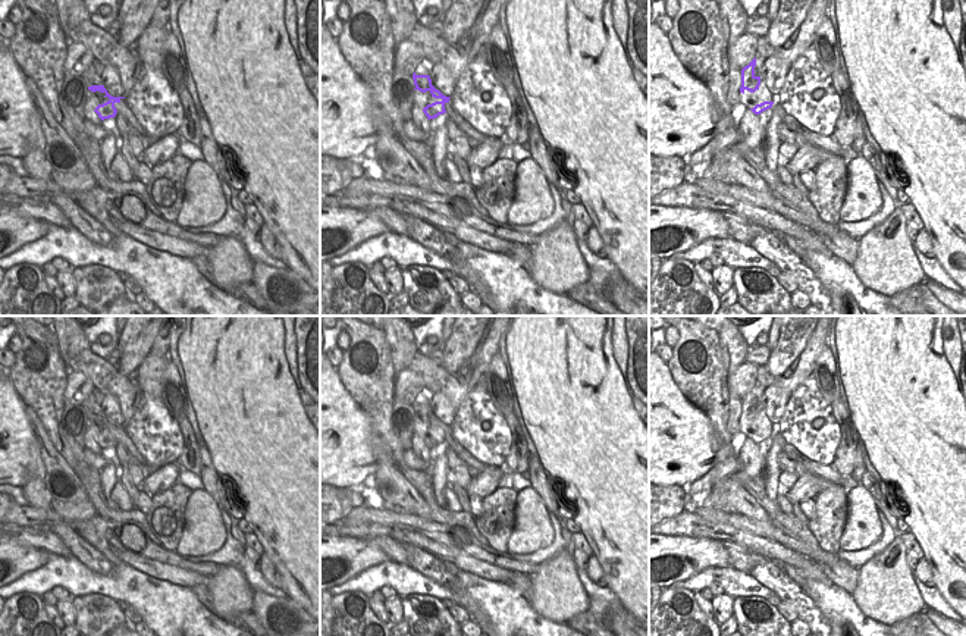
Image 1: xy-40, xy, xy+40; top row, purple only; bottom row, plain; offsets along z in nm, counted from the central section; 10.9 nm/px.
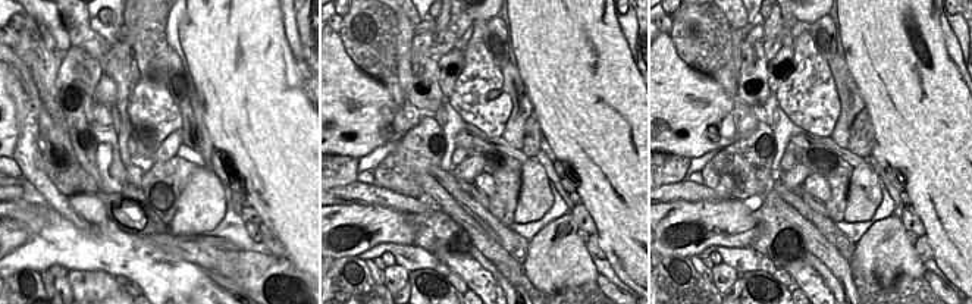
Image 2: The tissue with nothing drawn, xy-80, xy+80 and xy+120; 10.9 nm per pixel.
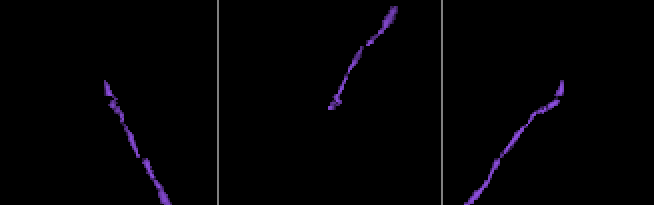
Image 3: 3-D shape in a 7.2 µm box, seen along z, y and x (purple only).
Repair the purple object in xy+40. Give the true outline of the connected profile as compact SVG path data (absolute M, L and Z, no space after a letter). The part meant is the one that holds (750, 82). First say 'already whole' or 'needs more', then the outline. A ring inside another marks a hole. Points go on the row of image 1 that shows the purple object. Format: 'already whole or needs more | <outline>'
already whole | M756 57L741 69L741 87L740 93L744 94L744 91L755 93L759 90L760 85L760 76L755 75L755 66L756 66Z

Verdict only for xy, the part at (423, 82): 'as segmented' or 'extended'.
as segmented

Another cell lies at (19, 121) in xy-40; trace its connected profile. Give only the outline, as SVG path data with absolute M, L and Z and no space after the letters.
M0 51L0 156L22 160L32 147L46 147L40 113L13 54Z

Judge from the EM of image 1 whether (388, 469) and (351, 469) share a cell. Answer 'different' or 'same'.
different

